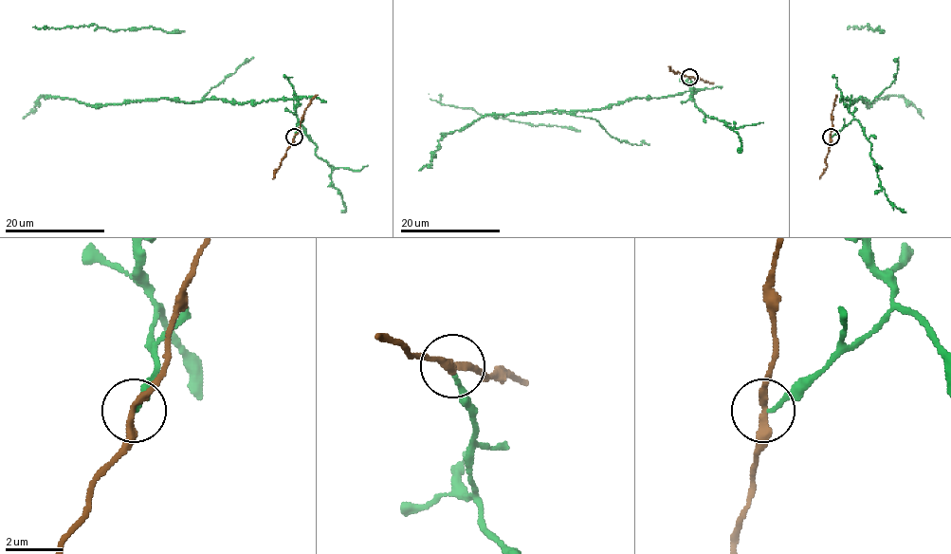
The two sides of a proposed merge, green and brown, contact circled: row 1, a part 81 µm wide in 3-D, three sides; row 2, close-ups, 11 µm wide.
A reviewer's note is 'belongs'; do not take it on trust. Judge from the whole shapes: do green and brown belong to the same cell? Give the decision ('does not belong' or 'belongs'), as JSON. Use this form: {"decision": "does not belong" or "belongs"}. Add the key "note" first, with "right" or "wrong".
{"note": "wrong", "decision": "does not belong"}

